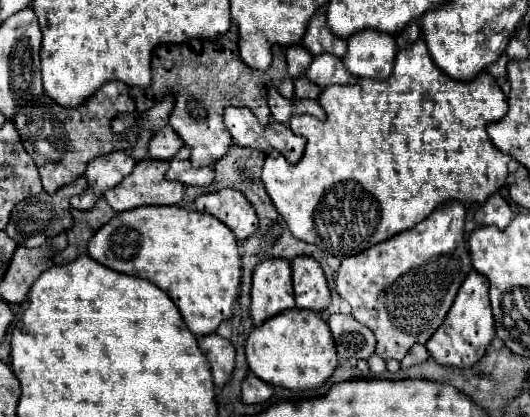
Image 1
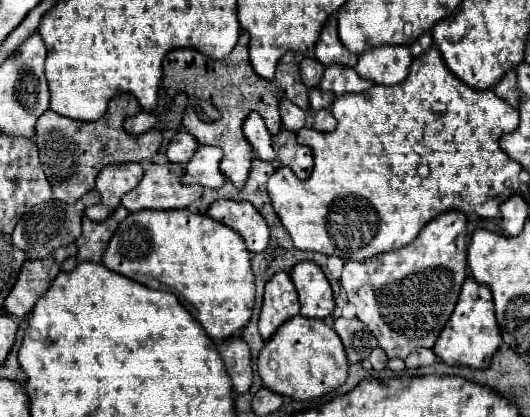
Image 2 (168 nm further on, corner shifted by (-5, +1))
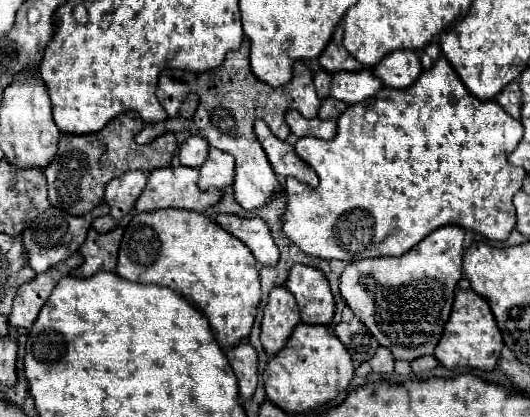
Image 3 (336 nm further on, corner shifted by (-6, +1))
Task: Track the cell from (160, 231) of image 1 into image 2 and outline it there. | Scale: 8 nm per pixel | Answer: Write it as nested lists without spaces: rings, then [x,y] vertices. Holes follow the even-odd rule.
[[[189,209],[129,213],[117,227],[103,255],[103,265],[145,287],[159,291],[167,289],[175,293],[179,299],[183,299],[181,303],[203,325],[203,329],[213,341],[223,341],[239,333],[251,319],[255,305],[255,277],[251,271],[251,253],[233,229],[227,229],[227,225],[219,225],[219,221],[211,221],[211,217],[207,215],[191,213]]]

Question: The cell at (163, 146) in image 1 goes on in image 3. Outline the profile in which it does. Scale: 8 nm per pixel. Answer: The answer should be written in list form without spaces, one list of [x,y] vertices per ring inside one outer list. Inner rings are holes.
[[[192,135],[180,145],[178,161],[186,167],[200,167],[204,163],[204,159],[208,157],[208,149],[210,149],[210,145],[204,143],[204,137]]]

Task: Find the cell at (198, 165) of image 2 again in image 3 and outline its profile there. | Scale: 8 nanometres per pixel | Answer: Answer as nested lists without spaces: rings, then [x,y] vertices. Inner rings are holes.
[[[210,149],[208,159],[200,167],[198,187],[206,191],[210,187],[224,189],[224,187],[232,185],[232,169],[234,169],[234,157],[230,153]]]

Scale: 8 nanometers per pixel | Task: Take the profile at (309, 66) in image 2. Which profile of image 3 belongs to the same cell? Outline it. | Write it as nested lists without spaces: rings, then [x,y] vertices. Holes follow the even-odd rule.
[[[320,69],[314,73],[314,87],[316,87],[316,93],[320,99],[326,99],[328,97],[328,85],[330,85],[330,73]]]

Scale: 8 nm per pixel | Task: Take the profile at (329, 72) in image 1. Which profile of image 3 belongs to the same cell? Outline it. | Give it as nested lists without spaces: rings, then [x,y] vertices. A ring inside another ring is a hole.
[[[370,69],[340,71],[340,73],[332,73],[330,95],[334,99],[340,99],[340,101],[352,105],[352,103],[360,103],[360,101],[376,95],[380,87],[382,87],[382,81],[378,77],[374,77]]]

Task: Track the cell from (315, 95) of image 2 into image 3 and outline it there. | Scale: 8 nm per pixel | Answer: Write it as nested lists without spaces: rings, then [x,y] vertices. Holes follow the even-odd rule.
[[[326,97],[322,99],[322,105],[320,105],[320,111],[318,111],[318,117],[320,119],[336,119],[348,105],[342,103],[342,101],[336,101],[334,97]]]

